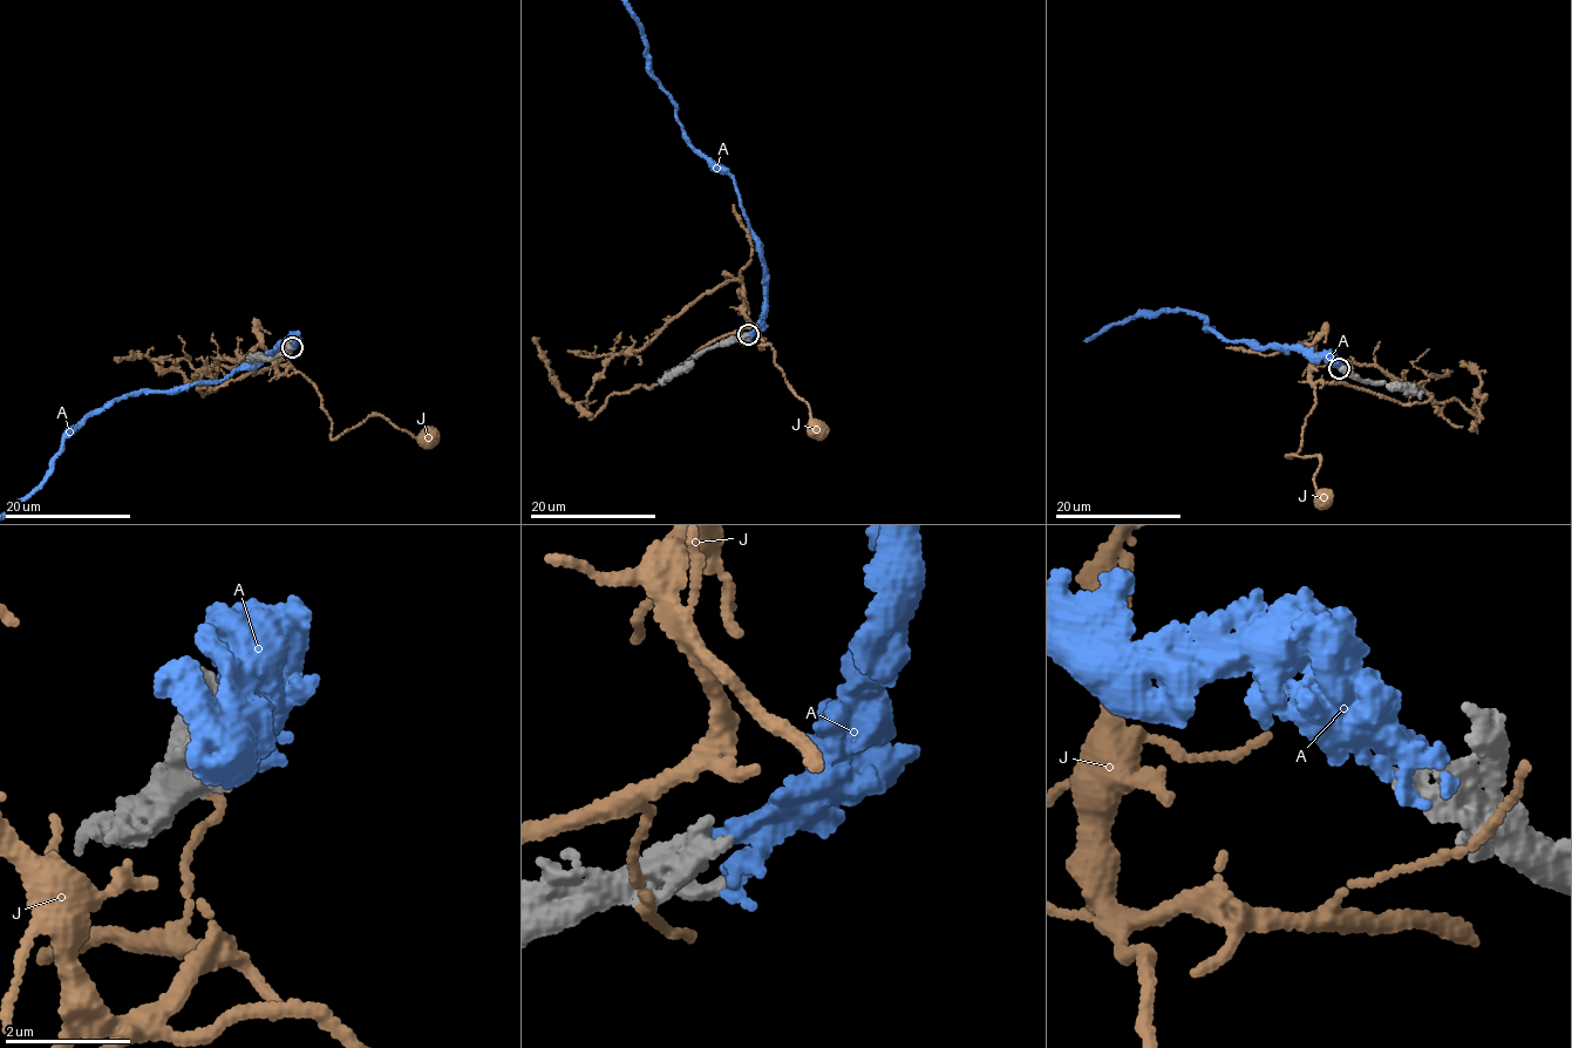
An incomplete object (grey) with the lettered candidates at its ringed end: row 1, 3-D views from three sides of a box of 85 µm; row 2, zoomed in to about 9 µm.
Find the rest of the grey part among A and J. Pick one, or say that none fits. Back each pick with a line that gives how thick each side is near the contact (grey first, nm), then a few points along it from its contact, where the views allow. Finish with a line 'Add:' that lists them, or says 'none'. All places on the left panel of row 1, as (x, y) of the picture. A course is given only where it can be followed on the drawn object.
A: 400 nm thick on the grey side, 240 nm on the other
Add: A

